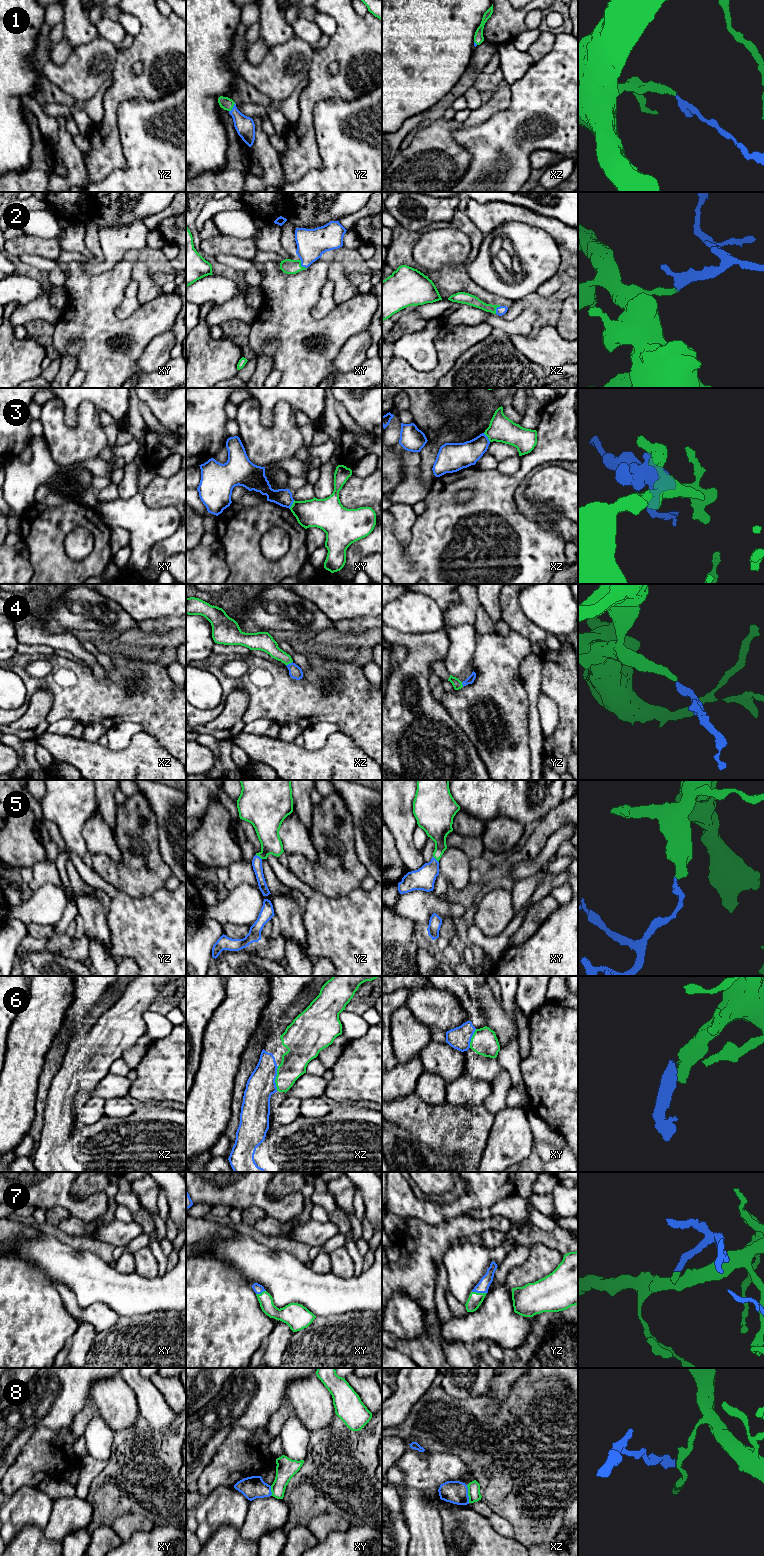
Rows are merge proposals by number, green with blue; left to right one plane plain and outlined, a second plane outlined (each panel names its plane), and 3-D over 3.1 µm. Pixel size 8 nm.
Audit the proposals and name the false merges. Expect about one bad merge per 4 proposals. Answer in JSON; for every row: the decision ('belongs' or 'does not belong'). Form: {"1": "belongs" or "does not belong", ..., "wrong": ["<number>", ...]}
{"1": "belongs", "2": "belongs", "3": "does not belong", "4": "belongs", "5": "belongs", "6": "belongs", "7": "belongs", "8": "does not belong", "wrong": ["3", "8"]}

